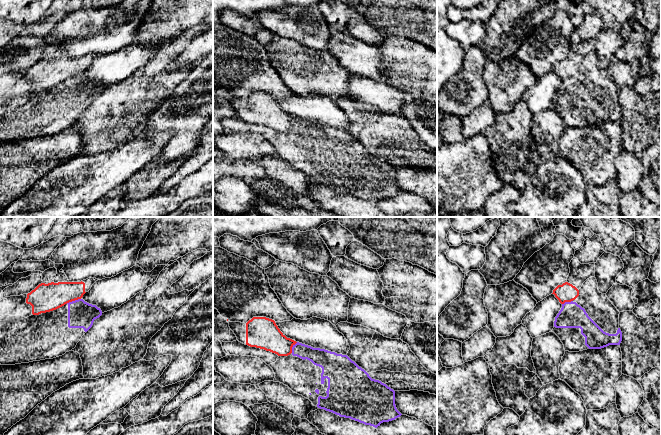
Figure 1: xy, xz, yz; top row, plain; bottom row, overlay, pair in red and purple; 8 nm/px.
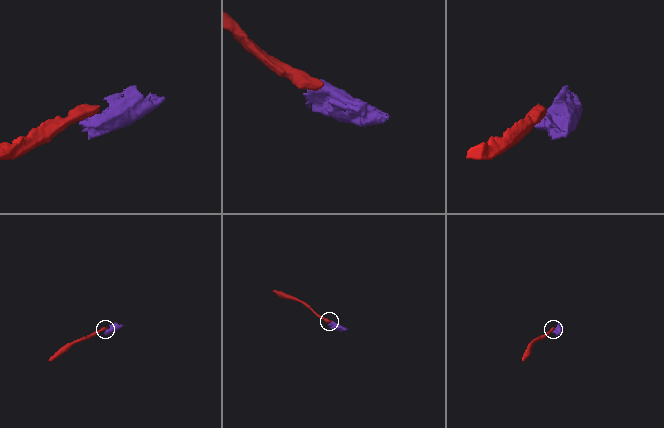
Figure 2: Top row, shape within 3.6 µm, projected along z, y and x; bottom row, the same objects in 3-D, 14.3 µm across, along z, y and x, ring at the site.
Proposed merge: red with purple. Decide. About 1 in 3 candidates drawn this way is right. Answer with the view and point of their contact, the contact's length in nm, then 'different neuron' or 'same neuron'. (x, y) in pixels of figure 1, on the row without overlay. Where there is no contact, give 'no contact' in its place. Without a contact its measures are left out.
contact xy (73, 76); length 130 nm; different neuron

